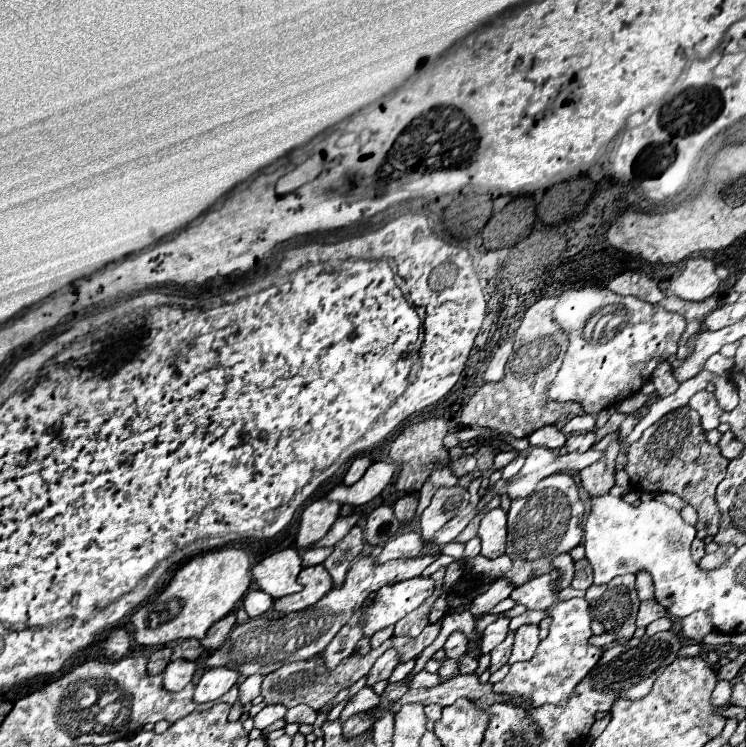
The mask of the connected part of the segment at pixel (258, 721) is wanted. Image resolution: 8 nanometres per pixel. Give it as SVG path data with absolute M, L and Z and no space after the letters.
M266 705L266 707L254 717L254 727L266 729L270 723L282 719L284 715L286 715L286 707L284 707L284 705Z

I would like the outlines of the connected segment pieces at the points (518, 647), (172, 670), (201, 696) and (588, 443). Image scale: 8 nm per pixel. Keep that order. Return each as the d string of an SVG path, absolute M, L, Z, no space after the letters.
M522 625L516 631L516 641L514 641L514 649L512 649L508 665L514 665L518 661L530 661L534 657L538 643L540 643L538 625Z
M186 659L170 661L164 671L164 689L182 691L192 681L194 673L196 673L196 663Z
M214 667L204 671L204 675L198 681L198 687L194 691L196 703L208 703L220 699L232 685L236 685L240 673L228 667Z
M588 431L588 433L580 433L580 435L570 435L564 447L566 447L568 453L572 453L572 451L584 453L584 451L588 451L594 443L596 443L596 433L594 433L594 431Z

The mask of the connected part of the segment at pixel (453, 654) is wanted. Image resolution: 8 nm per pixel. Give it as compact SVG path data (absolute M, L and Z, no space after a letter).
M454 631L448 641L444 643L444 651L446 651L446 657L448 659L458 659L462 655L466 655L468 651L468 641L466 641L466 635L462 631Z

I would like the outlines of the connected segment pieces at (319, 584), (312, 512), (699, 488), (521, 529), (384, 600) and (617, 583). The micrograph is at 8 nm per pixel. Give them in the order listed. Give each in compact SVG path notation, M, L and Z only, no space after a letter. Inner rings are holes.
M314 565L314 567L302 569L298 575L298 581L304 589L300 593L276 599L272 605L274 611L278 611L278 613L302 611L302 609L314 605L316 601L320 601L332 589L332 577L324 569L324 565Z
M318 499L310 503L300 517L300 527L296 533L296 547L306 549L312 543L320 541L332 527L332 523L338 519L338 513L340 513L338 503L330 503L326 499Z
M684 405L650 425L642 437L630 445L626 473L630 475L630 485L636 491L668 491L690 503L698 511L698 537L704 539L706 535L714 537L722 523L722 513L718 511L714 493L726 475L728 463L730 461L722 457L720 449L706 441L706 433L700 427L700 415Z
M568 473L548 475L538 483L538 487L524 499L514 499L508 511L508 547L506 555L512 559L514 567L504 575L516 587L528 581L528 575L536 571L538 575L550 573L552 557L560 553L568 553L576 547L582 537L582 517L584 505L578 495L578 485ZM562 529L566 531L562 535Z
M414 577L380 589L372 605L364 609L362 615L364 637L372 637L380 629L400 621L404 615L414 611L424 599L428 599L432 591L434 581L430 577Z
M634 575L614 577L608 585L592 585L586 591L586 601L596 621L600 621L606 633L614 633L616 641L630 639L636 631L638 595L634 589Z

